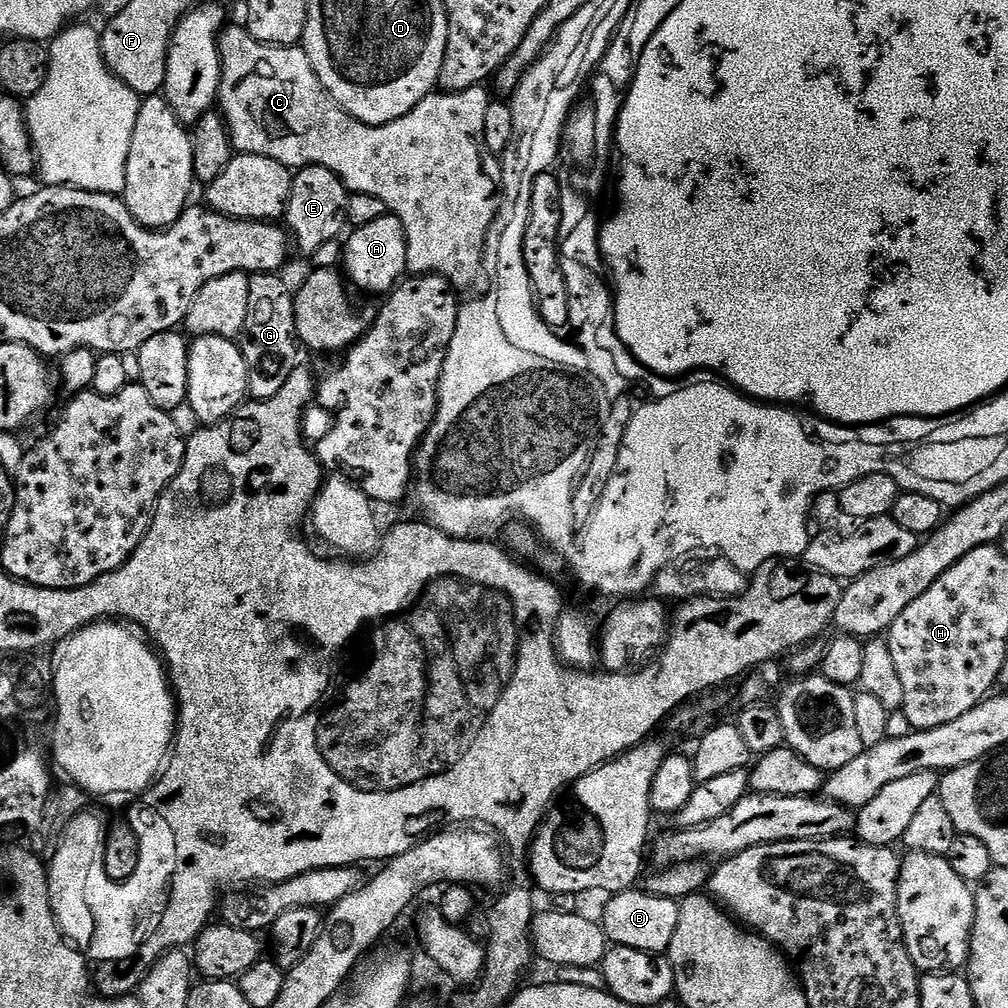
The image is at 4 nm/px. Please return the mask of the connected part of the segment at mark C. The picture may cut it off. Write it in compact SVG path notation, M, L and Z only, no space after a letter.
M228 26L220 34L220 61L222 62L222 82L220 83L218 108L228 124L232 146L237 153L246 156L269 156L274 158L274 162L286 165L289 170L299 170L308 168L311 164L321 164L323 168L330 170L347 186L349 193L361 192L362 194L374 194L374 198L382 198L382 202L386 202L389 213L400 219L406 230L409 273L445 276L453 286L460 290L470 287L476 279L481 278L487 234L495 216L499 213L503 190L501 161L492 155L490 146L486 146L486 110L490 103L487 87L471 88L465 92L436 90L422 102L418 102L418 106L414 110L410 110L410 114L406 114L394 122L364 124L361 120L355 120L349 112L342 111L332 101L332 95L322 86L318 74L314 74L314 66L310 66L310 58L304 53L303 47L278 48L275 44L263 44L250 35L247 27L232 28L232 26Z

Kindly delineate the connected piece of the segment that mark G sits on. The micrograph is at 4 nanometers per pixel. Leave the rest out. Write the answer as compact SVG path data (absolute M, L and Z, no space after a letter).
M261 272L250 279L250 302L246 306L244 331L238 340L248 363L248 396L253 401L269 400L286 386L298 367L302 353L294 322L294 294L286 290L279 274Z

